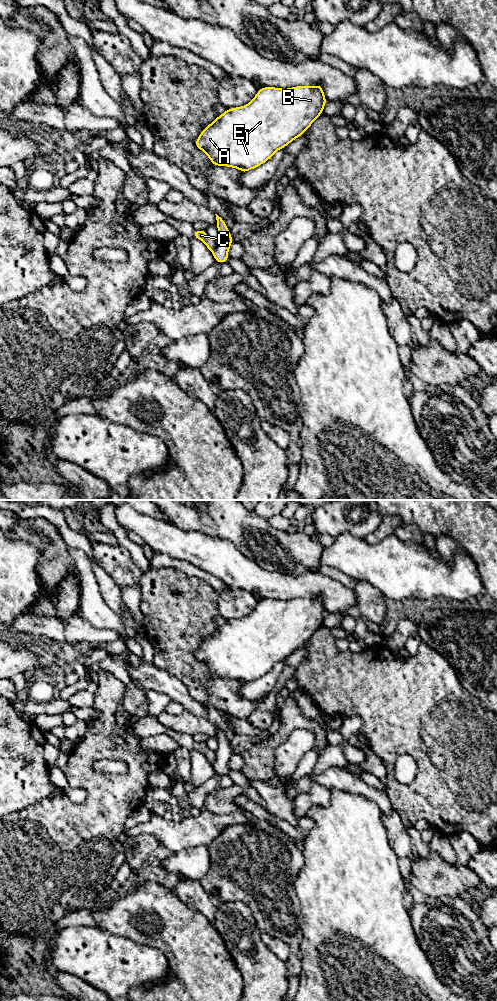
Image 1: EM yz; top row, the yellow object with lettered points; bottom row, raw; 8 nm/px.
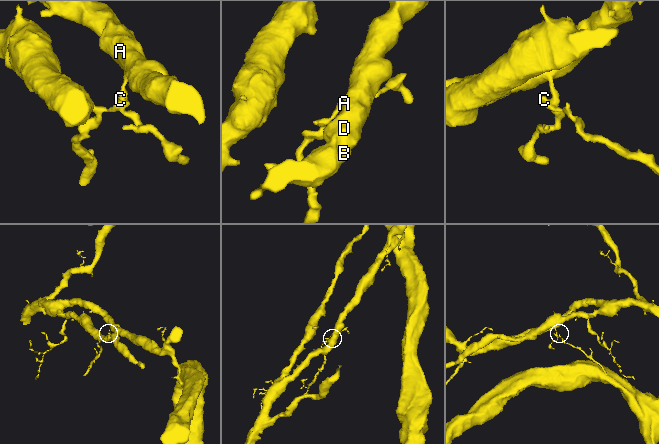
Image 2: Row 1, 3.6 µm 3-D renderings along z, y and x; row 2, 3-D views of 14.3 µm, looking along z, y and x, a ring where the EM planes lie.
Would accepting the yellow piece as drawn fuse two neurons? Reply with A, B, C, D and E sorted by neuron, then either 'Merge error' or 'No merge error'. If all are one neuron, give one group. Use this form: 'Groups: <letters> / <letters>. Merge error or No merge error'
Groups: A B D E / C. Merge error

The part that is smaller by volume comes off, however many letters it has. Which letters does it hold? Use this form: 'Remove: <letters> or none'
Remove: C

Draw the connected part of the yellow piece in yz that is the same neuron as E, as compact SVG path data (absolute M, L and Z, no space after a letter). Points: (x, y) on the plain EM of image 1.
M320 596L287 601L262 599L246 617L226 621L206 638L195 653L215 678L250 683L268 673L276 663L285 660L320 629L327 612Z

